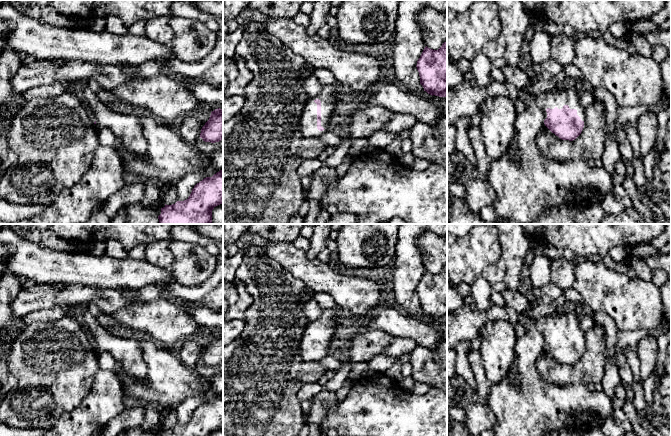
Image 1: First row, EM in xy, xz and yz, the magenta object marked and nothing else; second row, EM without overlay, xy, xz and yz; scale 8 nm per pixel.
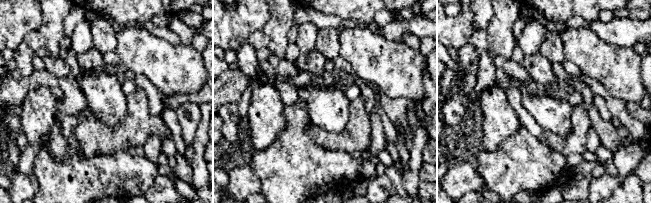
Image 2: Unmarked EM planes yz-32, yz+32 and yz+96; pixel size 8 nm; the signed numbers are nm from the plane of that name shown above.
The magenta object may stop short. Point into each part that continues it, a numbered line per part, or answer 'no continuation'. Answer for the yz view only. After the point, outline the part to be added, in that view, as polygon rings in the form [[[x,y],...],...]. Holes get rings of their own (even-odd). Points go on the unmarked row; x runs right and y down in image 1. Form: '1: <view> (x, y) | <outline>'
1: yz (558, 321) | [[[577,311],[574,312],[554,312],[536,320],[536,327],[543,336],[544,344],[547,342],[546,333],[562,333],[568,329],[570,333],[576,333],[577,339],[582,345],[585,345],[585,332],[580,327],[580,316]]]

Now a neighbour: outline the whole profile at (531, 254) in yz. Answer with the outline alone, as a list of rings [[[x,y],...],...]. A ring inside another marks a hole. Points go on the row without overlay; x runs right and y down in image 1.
[[[531,239],[530,247],[529,247],[529,249],[528,249],[528,251],[525,255],[525,258],[524,258],[524,265],[525,266],[530,266],[533,259],[536,257],[536,252],[534,250],[534,245],[535,244],[539,245],[539,242]]]

